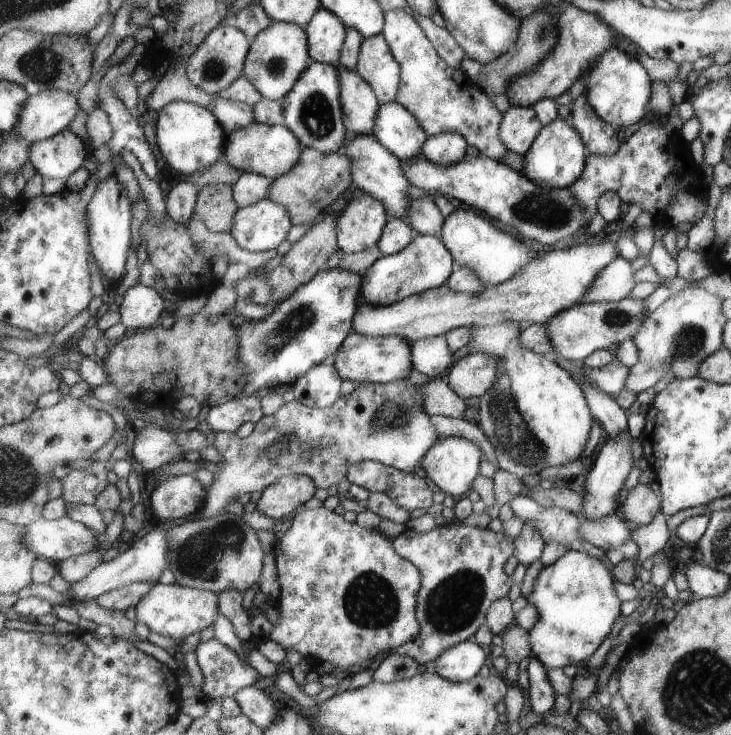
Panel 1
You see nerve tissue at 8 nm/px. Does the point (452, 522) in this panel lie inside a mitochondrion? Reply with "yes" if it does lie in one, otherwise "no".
no

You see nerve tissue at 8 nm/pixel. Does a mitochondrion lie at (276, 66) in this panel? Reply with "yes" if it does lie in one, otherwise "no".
yes

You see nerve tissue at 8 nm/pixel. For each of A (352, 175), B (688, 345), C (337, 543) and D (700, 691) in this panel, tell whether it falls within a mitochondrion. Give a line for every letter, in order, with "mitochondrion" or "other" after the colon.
A: other
B: mitochondrion
C: other
D: mitochondrion

